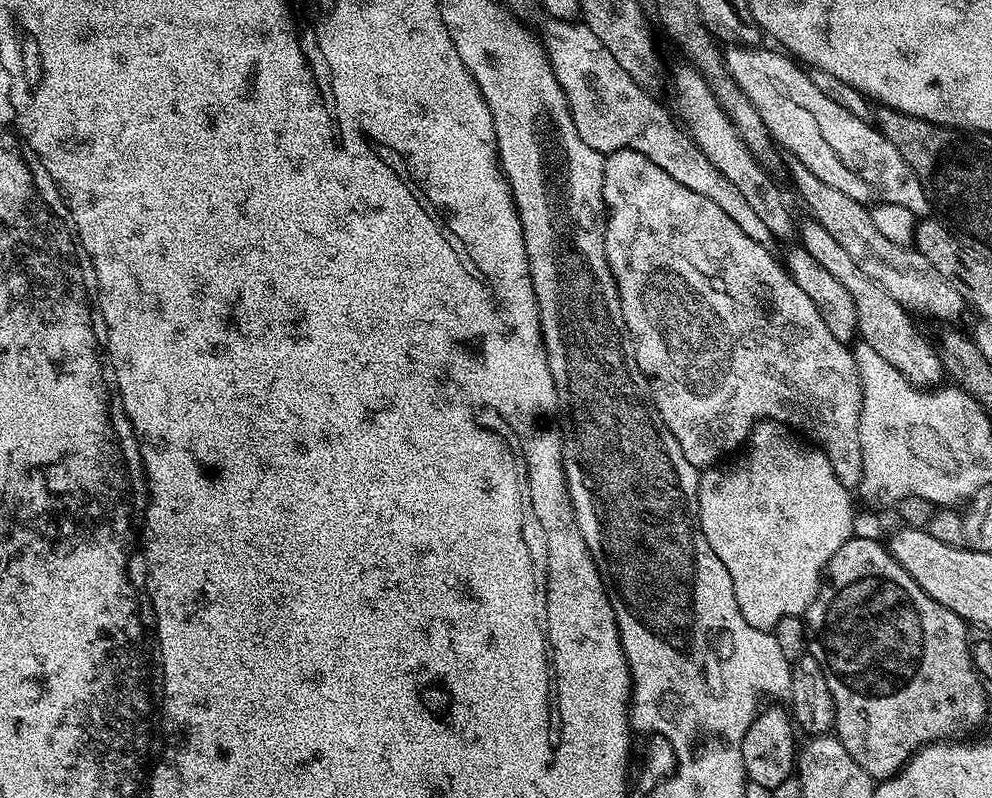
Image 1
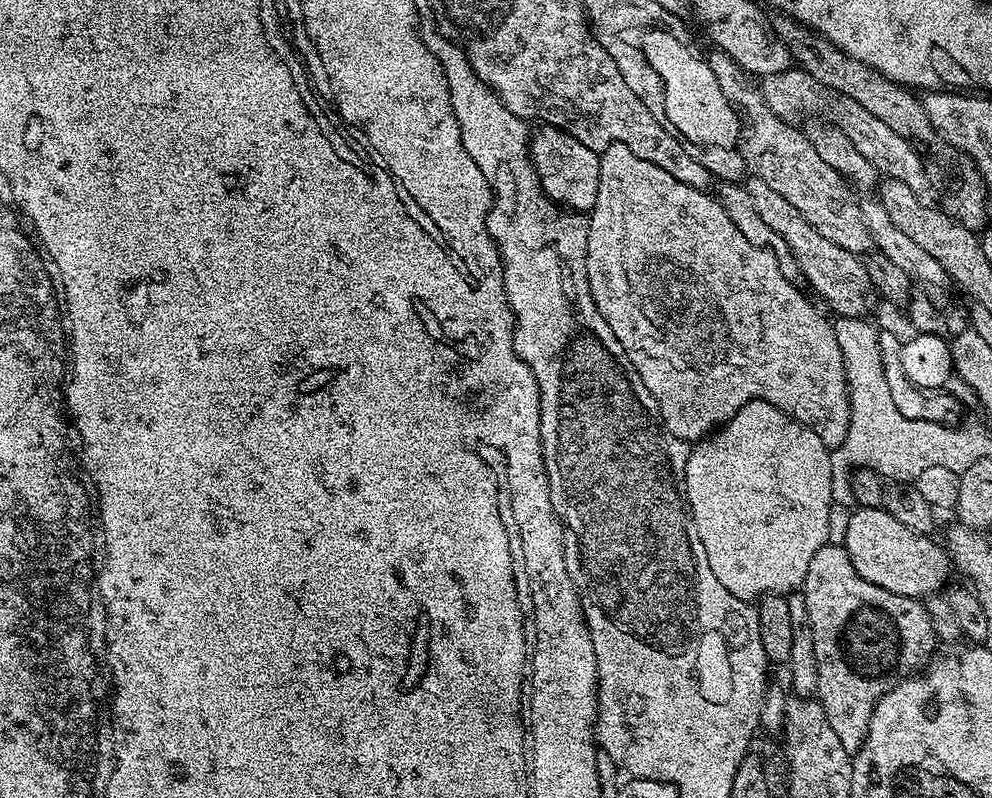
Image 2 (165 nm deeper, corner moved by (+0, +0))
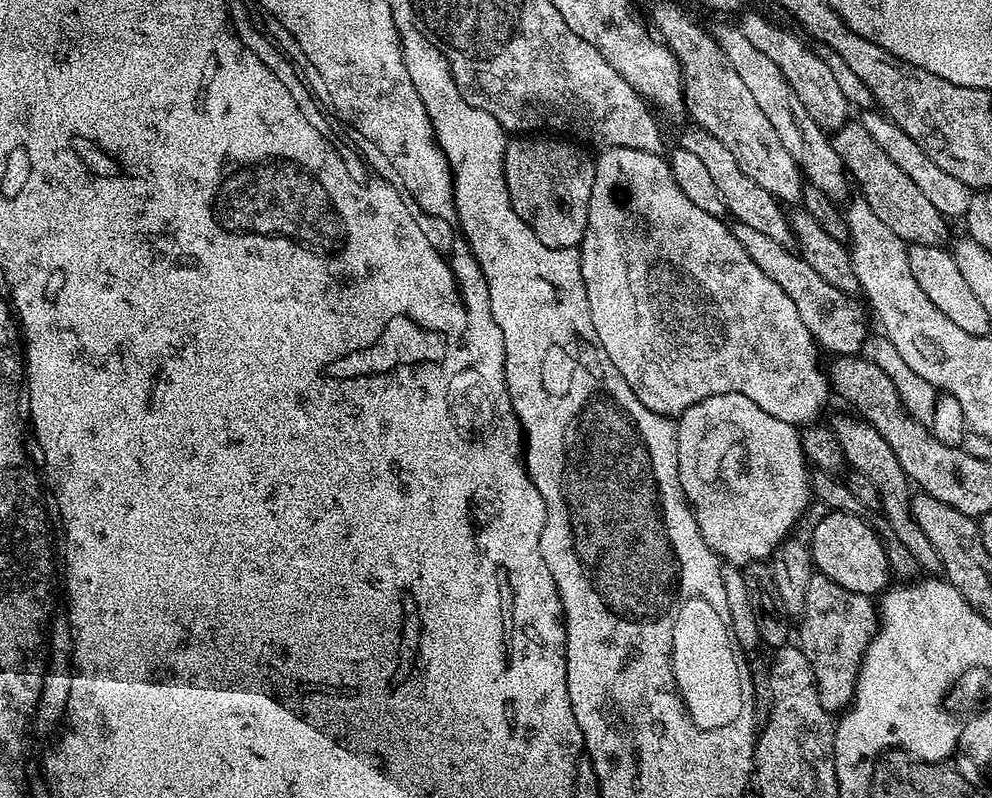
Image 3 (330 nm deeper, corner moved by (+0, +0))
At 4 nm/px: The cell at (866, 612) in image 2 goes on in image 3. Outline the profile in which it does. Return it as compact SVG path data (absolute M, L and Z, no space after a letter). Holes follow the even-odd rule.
M813 574L810 578L810 586L806 586L806 606L803 614L798 617L798 624L800 624L798 645L813 668L820 703L831 714L843 713L851 705L852 697L856 694L856 679L860 673L864 651L868 649L869 642L876 635L878 608L873 597L851 592L838 586L838 582L830 578Z

